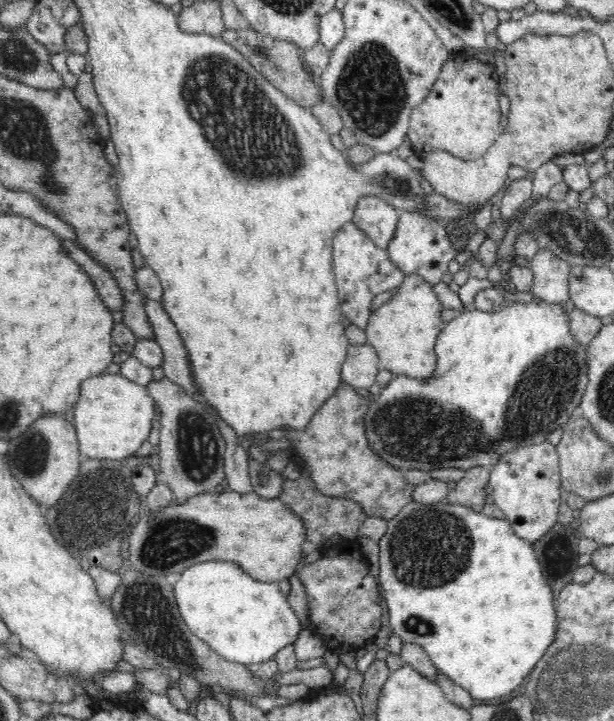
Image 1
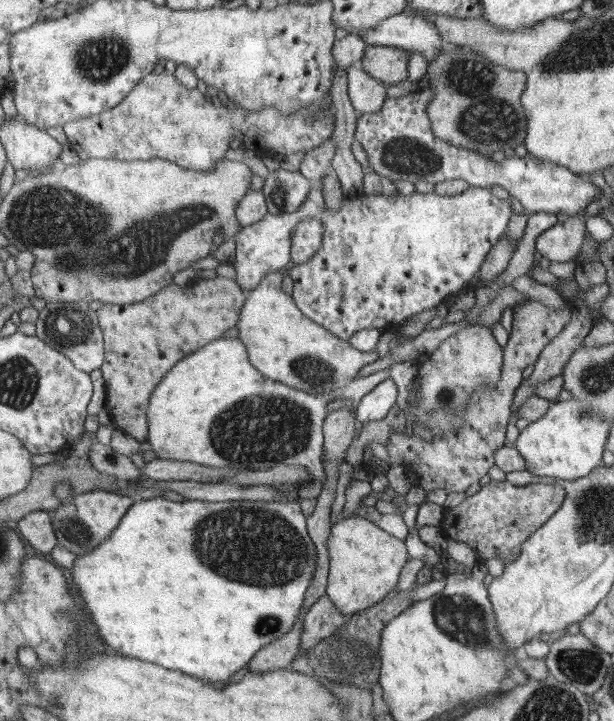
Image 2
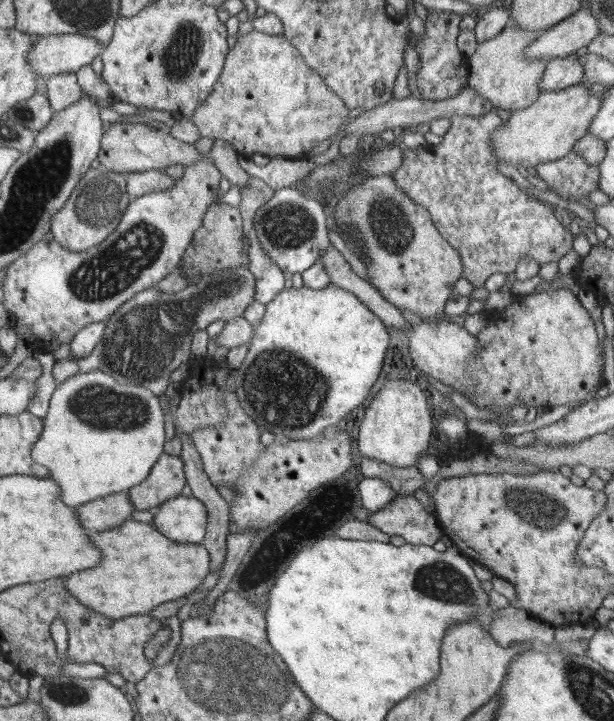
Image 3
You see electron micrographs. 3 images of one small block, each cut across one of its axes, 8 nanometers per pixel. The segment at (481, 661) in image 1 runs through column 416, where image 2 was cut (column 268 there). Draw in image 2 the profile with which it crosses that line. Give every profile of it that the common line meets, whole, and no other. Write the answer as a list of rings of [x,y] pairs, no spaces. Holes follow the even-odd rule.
[[[164,497],[152,498],[136,502],[123,516],[119,526],[112,534],[94,550],[89,550],[82,556],[75,558],[72,571],[72,584],[76,592],[88,608],[92,620],[98,626],[100,636],[107,648],[114,648],[116,652],[146,660],[152,664],[160,664],[168,670],[180,670],[184,674],[196,676],[212,684],[226,684],[234,679],[234,675],[243,671],[244,666],[250,663],[259,651],[267,644],[275,643],[278,638],[291,632],[293,624],[306,606],[307,588],[318,566],[318,549],[306,530],[306,516],[300,514],[300,500],[290,503],[274,503],[265,501],[229,501],[205,502],[188,499],[184,502],[172,502]]]

